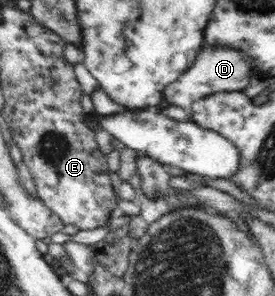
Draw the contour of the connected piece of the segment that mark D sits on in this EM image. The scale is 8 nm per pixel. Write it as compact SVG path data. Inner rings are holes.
M231 47L204 48L197 55L192 67L189 67L188 71L184 71L174 83L170 83L164 88L162 91L164 104L190 109L195 101L207 95L218 92L242 91L248 87L251 76L251 59L241 51L236 51Z

